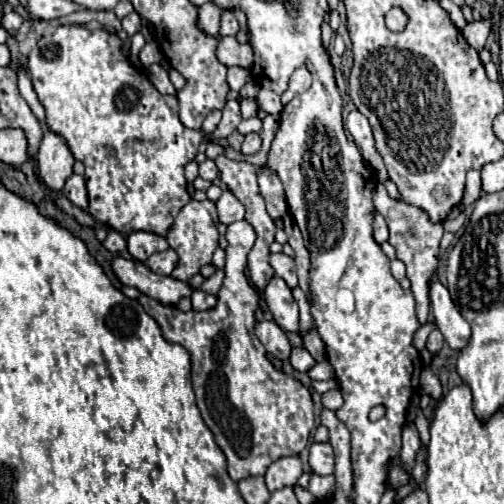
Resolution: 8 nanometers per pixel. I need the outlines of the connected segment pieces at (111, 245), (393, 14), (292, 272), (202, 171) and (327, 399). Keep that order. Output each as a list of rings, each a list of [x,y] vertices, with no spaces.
[[[109,231],[109,235],[107,235],[107,239],[105,239],[103,245],[105,245],[105,249],[111,251],[111,253],[119,253],[119,251],[125,251],[125,249],[127,249],[125,237],[123,237],[121,233],[117,233],[117,231]]]
[[[394,7],[385,14],[385,25],[391,31],[401,31],[405,23],[407,23],[407,15],[399,8]]]
[[[271,253],[269,263],[271,263],[275,275],[281,277],[289,287],[297,285],[297,267],[291,257],[287,257],[285,253]]]
[[[207,159],[207,161],[199,163],[199,177],[201,177],[201,179],[207,179],[207,181],[213,181],[213,179],[215,179],[217,175],[219,175],[219,169],[217,169],[215,161]]]
[[[327,391],[327,393],[323,393],[323,405],[325,405],[327,409],[337,411],[339,407],[343,407],[343,397],[341,397],[341,393],[339,393],[339,391]]]

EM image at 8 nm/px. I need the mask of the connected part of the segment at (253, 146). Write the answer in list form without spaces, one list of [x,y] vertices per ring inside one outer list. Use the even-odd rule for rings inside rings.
[[[247,135],[245,141],[243,141],[243,147],[241,147],[241,153],[243,155],[253,155],[261,149],[261,137],[259,135]]]

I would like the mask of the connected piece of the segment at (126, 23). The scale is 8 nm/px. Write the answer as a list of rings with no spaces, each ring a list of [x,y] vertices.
[[[133,11],[133,13],[129,13],[127,17],[123,17],[123,19],[121,19],[121,23],[123,23],[123,29],[127,31],[127,35],[129,35],[129,37],[133,37],[133,35],[141,29],[141,25],[143,25],[143,23],[141,23],[141,17],[139,17],[135,11]]]

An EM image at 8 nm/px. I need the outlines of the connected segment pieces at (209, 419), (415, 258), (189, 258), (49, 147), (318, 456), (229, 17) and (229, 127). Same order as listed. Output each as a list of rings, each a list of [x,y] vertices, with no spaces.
[[[237,221],[227,227],[227,263],[225,263],[225,281],[219,291],[219,303],[211,311],[179,311],[169,309],[169,305],[159,303],[157,299],[151,299],[147,295],[139,297],[139,303],[143,309],[159,323],[163,337],[167,341],[183,345],[191,355],[191,375],[193,375],[193,391],[197,397],[197,407],[201,411],[201,417],[205,425],[211,429],[215,443],[221,447],[221,451],[227,457],[227,471],[233,481],[241,481],[255,475],[265,475],[267,467],[281,459],[281,457],[297,457],[309,441],[311,425],[313,421],[313,401],[307,387],[303,387],[291,373],[283,373],[281,369],[275,369],[273,363],[267,359],[267,351],[261,345],[261,341],[255,337],[255,307],[259,301],[257,291],[249,285],[249,279],[245,275],[247,267],[247,255],[251,247],[255,245],[255,229],[247,221]]]
[[[377,183],[373,191],[373,205],[375,205],[375,211],[389,225],[389,243],[397,249],[397,259],[401,259],[407,265],[407,279],[411,281],[411,291],[417,301],[417,319],[427,321],[427,315],[429,315],[427,283],[431,281],[431,275],[435,275],[439,267],[439,241],[443,237],[443,225],[431,223],[427,215],[423,215],[423,211],[403,203],[401,199],[393,201],[381,183]]]
[[[191,199],[177,215],[171,231],[167,233],[167,243],[177,251],[179,255],[179,267],[171,273],[175,279],[191,279],[201,271],[201,267],[209,265],[213,259],[215,249],[219,247],[219,231],[217,231],[217,209],[213,201],[195,201]]]
[[[43,127],[37,165],[39,165],[39,175],[43,177],[47,187],[53,191],[61,191],[65,187],[65,181],[73,175],[73,163],[75,159],[65,139]]]
[[[313,443],[309,449],[309,465],[317,475],[333,475],[335,455],[331,451],[331,443]]]
[[[225,11],[223,13],[223,17],[221,17],[221,35],[225,37],[225,35],[231,35],[231,37],[235,37],[237,33],[239,33],[239,29],[241,29],[241,25],[239,25],[239,21],[237,21],[237,17],[233,15],[233,11]]]
[[[233,99],[233,101],[229,101],[229,103],[225,105],[225,109],[223,109],[223,119],[221,119],[219,127],[217,127],[211,135],[215,135],[215,137],[229,137],[239,123],[241,123],[239,101]]]

